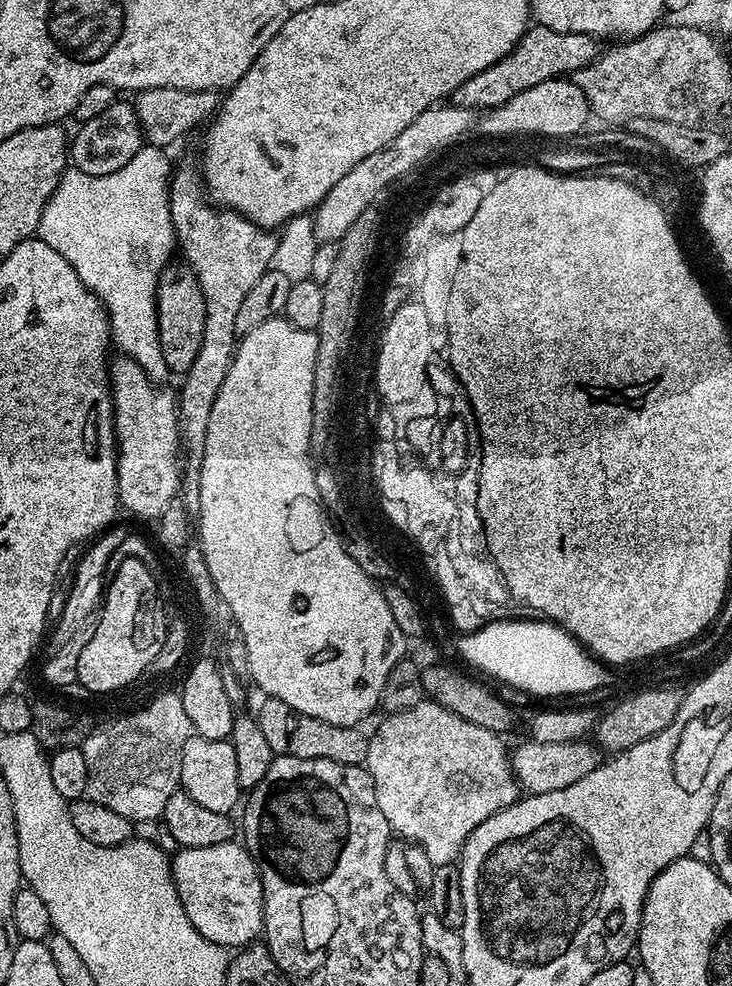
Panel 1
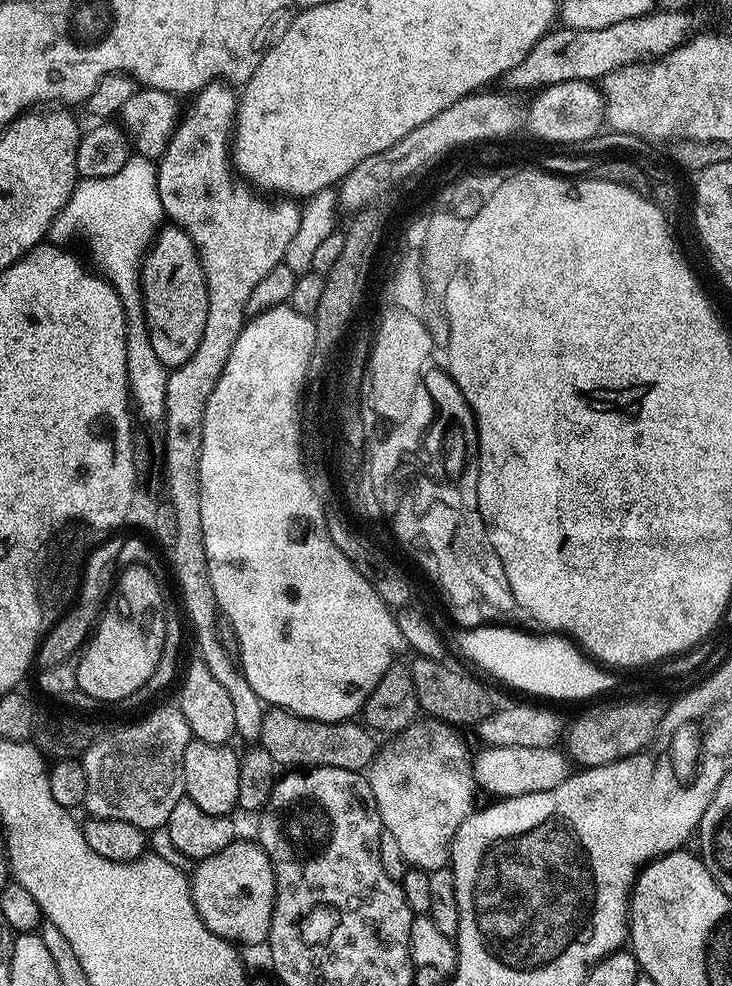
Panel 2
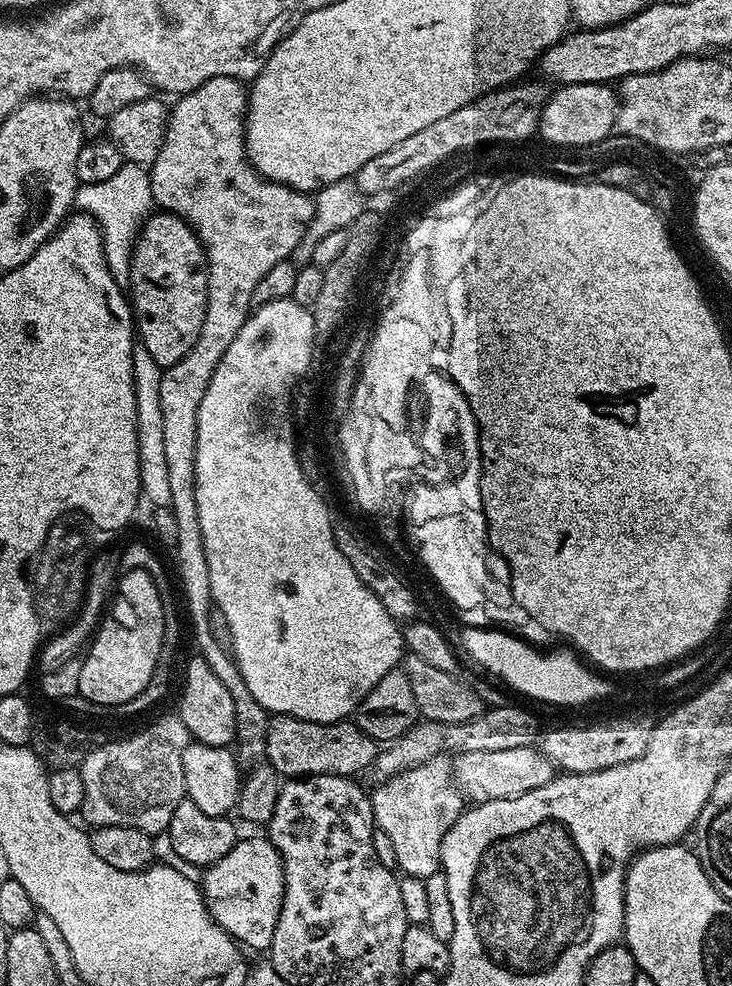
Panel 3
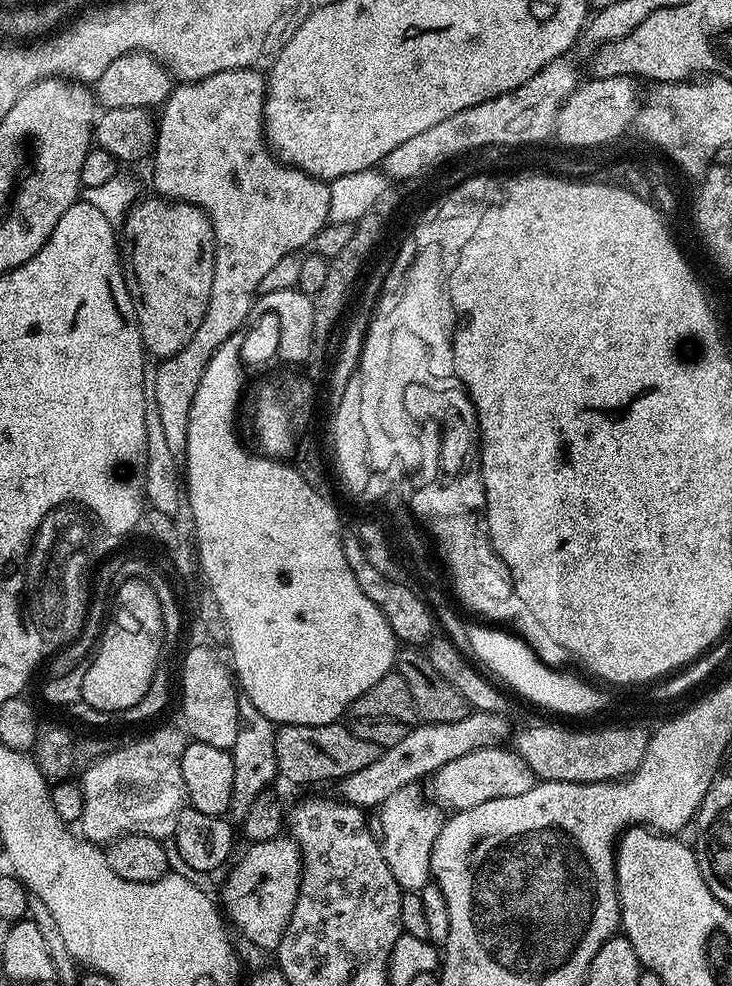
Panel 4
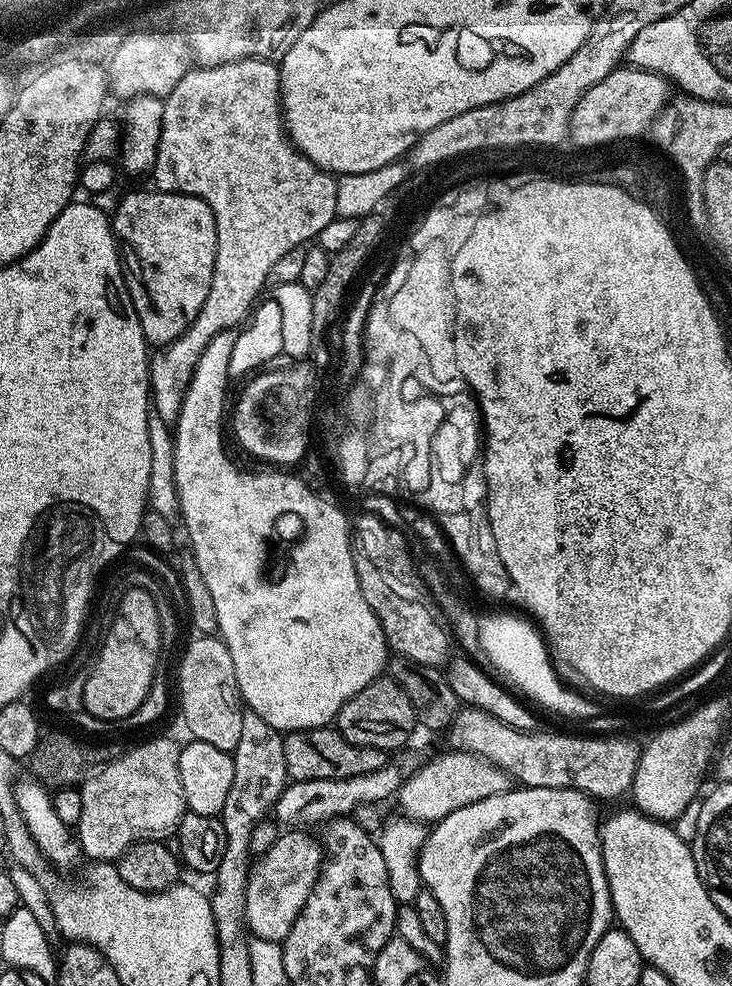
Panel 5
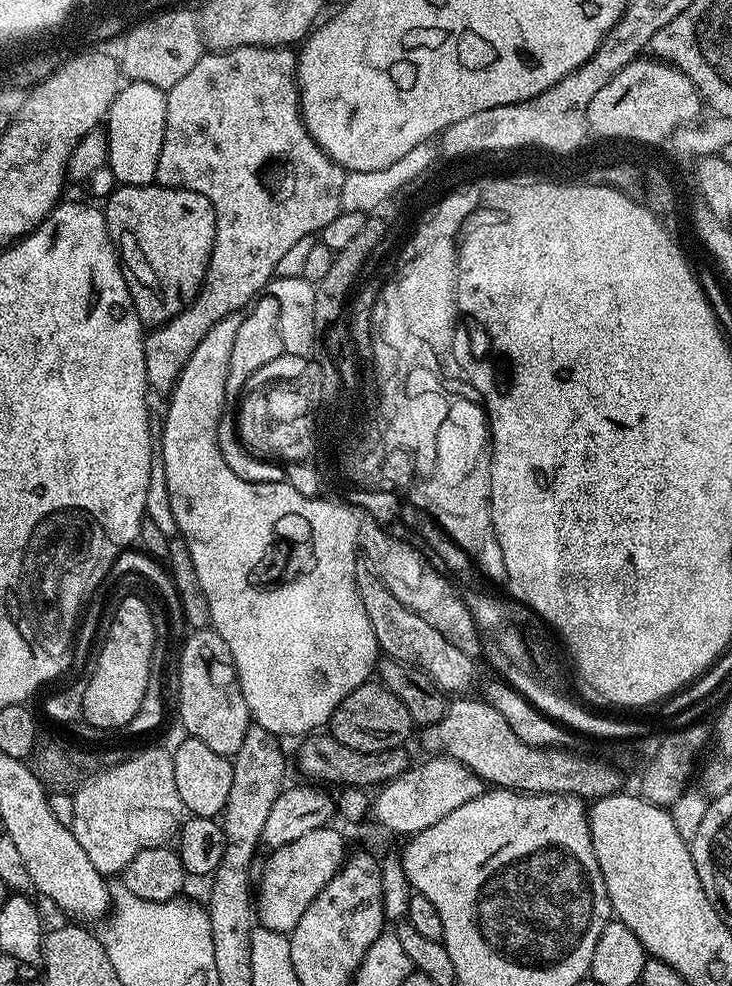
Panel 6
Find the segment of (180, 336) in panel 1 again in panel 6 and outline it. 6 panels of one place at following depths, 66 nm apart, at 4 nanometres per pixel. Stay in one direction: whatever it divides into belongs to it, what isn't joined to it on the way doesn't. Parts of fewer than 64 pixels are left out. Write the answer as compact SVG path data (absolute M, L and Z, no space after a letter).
M155 182L121 184L103 201L102 211L108 227L108 237L120 257L126 286L130 290L130 298L141 324L163 324L187 308L200 293L216 237L216 215L214 206L210 206L210 198L185 188L166 188Z

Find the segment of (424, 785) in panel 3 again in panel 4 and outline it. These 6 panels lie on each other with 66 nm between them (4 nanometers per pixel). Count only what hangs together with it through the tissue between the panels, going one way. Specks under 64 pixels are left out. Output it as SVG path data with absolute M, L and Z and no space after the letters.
M413 786L398 790L398 794L390 794L386 802L381 804L378 809L378 822L382 826L382 838L380 839L380 848L386 858L386 866L390 866L390 874L394 874L394 882L405 893L419 893L430 882L432 867L430 866L430 854L434 850L434 842L442 830L446 816L435 803L427 802L423 804L420 801L419 787Z

